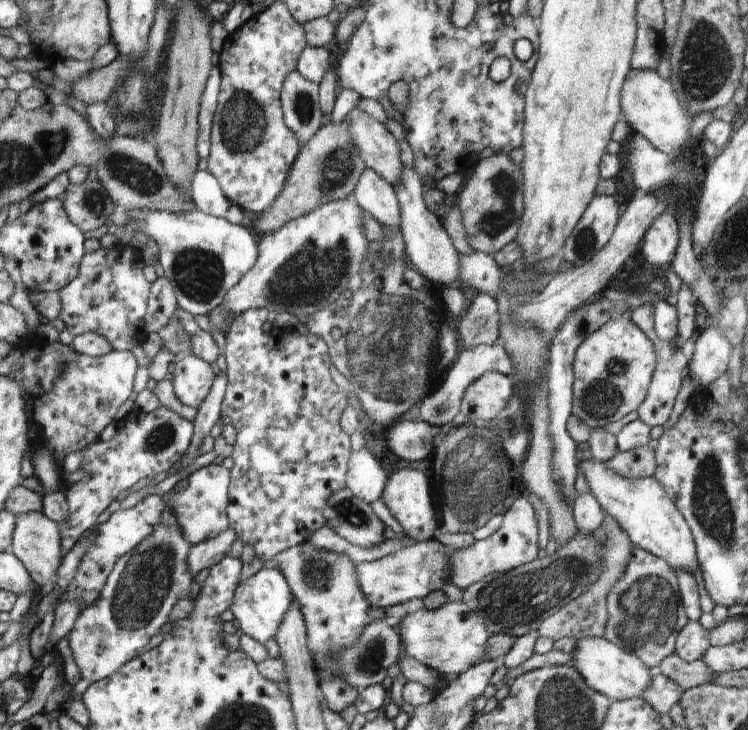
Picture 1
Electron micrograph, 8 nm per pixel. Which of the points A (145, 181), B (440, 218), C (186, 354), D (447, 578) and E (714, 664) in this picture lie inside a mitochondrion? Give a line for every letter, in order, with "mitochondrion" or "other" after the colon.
A: mitochondrion
B: other
C: other
D: other
E: other

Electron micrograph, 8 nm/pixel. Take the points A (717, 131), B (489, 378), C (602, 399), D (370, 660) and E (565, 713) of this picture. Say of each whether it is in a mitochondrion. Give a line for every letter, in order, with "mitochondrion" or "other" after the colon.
A: other
B: other
C: mitochondrion
D: mitochondrion
E: mitochondrion

